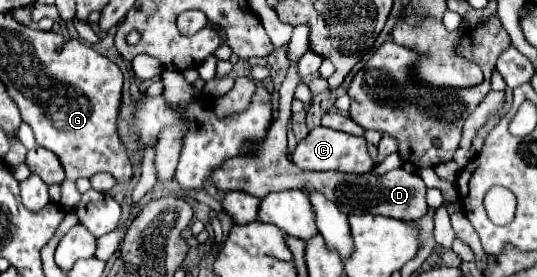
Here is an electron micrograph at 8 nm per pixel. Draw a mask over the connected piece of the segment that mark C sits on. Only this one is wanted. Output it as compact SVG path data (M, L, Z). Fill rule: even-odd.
M315 127L309 131L309 135L297 143L297 149L293 151L291 159L311 171L345 171L345 173L363 173L373 169L373 159L367 153L367 143L363 137L347 135L343 131L327 129L327 127Z

